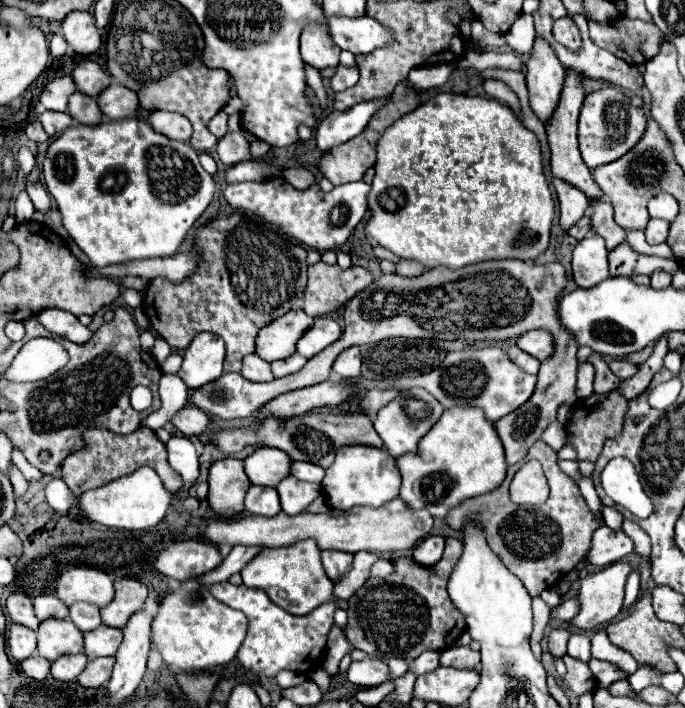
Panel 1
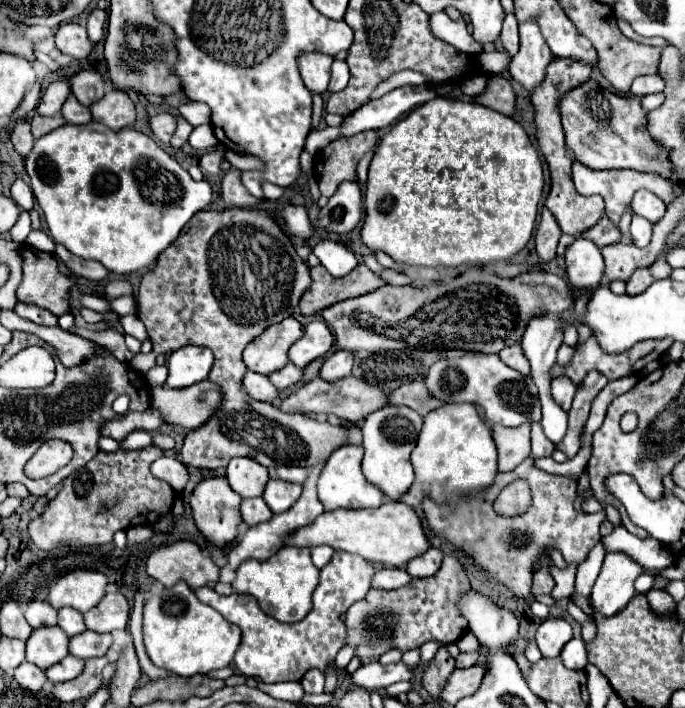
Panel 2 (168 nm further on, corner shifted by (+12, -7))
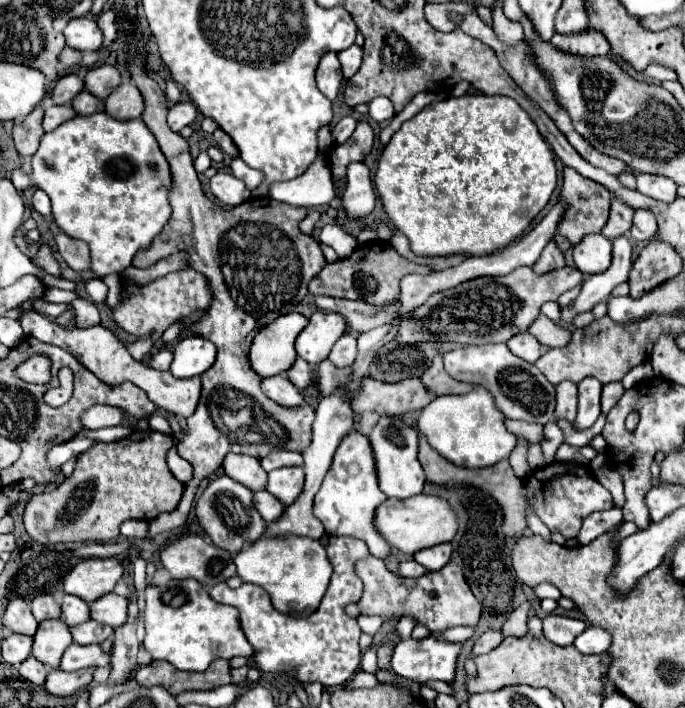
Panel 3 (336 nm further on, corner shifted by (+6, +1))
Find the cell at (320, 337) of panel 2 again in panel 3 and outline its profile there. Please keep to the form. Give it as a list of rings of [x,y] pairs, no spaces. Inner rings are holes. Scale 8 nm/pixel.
[[[314,312],[308,326],[296,338],[296,352],[302,360],[316,366],[328,358],[334,342],[346,332],[346,320],[332,312]]]

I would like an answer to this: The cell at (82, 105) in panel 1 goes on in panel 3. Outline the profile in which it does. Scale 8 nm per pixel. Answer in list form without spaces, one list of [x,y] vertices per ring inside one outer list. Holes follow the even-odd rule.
[[[82,90],[74,100],[72,100],[72,108],[76,110],[76,114],[80,116],[90,116],[96,112],[104,112],[104,102],[98,100],[96,96],[92,96],[90,92]]]

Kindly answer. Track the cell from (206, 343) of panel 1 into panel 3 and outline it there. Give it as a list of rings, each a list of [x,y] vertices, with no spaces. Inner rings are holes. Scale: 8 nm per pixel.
[[[186,336],[174,348],[170,372],[176,378],[202,376],[216,360],[216,346],[200,336]]]

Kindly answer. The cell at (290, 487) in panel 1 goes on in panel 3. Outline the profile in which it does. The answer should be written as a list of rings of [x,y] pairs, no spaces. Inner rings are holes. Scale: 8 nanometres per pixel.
[[[280,468],[268,474],[266,490],[274,494],[282,504],[292,504],[304,488],[305,474],[302,468]]]

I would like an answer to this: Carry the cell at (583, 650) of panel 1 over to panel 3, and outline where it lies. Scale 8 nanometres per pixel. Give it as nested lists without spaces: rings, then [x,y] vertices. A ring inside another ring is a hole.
[[[586,628],[580,636],[574,640],[574,648],[582,654],[602,654],[610,646],[610,634],[602,628]]]

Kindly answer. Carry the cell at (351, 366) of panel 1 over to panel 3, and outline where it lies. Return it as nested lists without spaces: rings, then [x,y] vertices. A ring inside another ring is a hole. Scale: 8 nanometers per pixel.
[[[346,332],[346,334],[334,344],[328,360],[330,360],[332,364],[336,364],[338,368],[352,366],[354,360],[356,360],[356,354],[358,354],[356,350],[358,350],[358,346],[356,346],[356,336]]]

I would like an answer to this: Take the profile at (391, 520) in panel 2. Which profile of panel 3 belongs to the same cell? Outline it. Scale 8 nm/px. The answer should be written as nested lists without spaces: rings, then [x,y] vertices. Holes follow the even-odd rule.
[[[418,494],[410,500],[386,500],[374,514],[374,526],[378,534],[402,554],[416,554],[418,550],[450,542],[458,530],[458,520],[446,500],[436,496]]]

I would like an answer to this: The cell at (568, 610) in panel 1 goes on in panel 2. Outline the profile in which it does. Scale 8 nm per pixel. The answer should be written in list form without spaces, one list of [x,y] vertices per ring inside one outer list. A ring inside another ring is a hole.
[[[600,540],[598,546],[594,546],[592,552],[586,556],[586,560],[578,564],[578,572],[576,572],[576,588],[574,588],[576,594],[590,596],[592,584],[596,582],[596,578],[598,578],[598,574],[600,574],[604,556],[606,556],[606,548],[604,548],[604,544],[602,544],[602,540]]]

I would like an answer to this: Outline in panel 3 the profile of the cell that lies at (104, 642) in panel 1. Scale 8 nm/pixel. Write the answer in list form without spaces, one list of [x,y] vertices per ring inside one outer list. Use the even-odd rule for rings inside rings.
[[[88,620],[84,624],[72,626],[70,632],[74,636],[74,642],[78,642],[78,644],[100,644],[102,640],[106,640],[114,634],[114,628],[98,624],[94,620]]]

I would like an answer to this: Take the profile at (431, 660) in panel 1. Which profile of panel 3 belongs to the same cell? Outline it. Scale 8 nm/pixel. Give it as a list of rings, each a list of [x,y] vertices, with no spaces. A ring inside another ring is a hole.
[[[448,628],[446,632],[432,634],[432,638],[438,642],[464,642],[472,638],[472,634],[474,634],[474,628]]]

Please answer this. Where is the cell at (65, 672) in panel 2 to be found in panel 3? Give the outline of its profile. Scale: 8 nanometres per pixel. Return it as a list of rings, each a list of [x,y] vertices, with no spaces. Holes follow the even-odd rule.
[[[70,644],[68,650],[62,656],[60,668],[68,672],[76,672],[82,668],[92,668],[92,666],[106,666],[110,662],[110,656],[100,650],[98,644]]]

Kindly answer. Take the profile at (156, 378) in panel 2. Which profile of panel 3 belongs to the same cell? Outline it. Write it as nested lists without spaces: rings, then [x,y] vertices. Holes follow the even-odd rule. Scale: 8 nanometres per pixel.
[[[160,350],[154,354],[152,358],[152,368],[158,368],[158,370],[168,370],[170,368],[170,362],[172,362],[172,352],[170,350]]]

